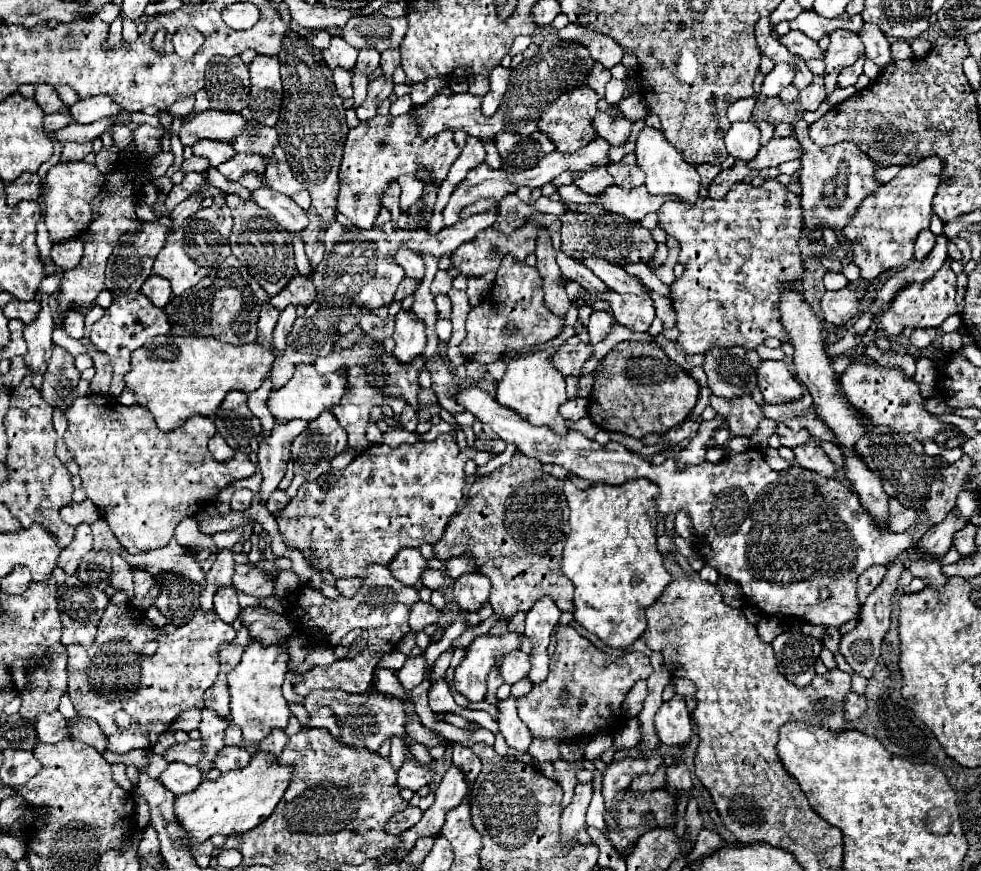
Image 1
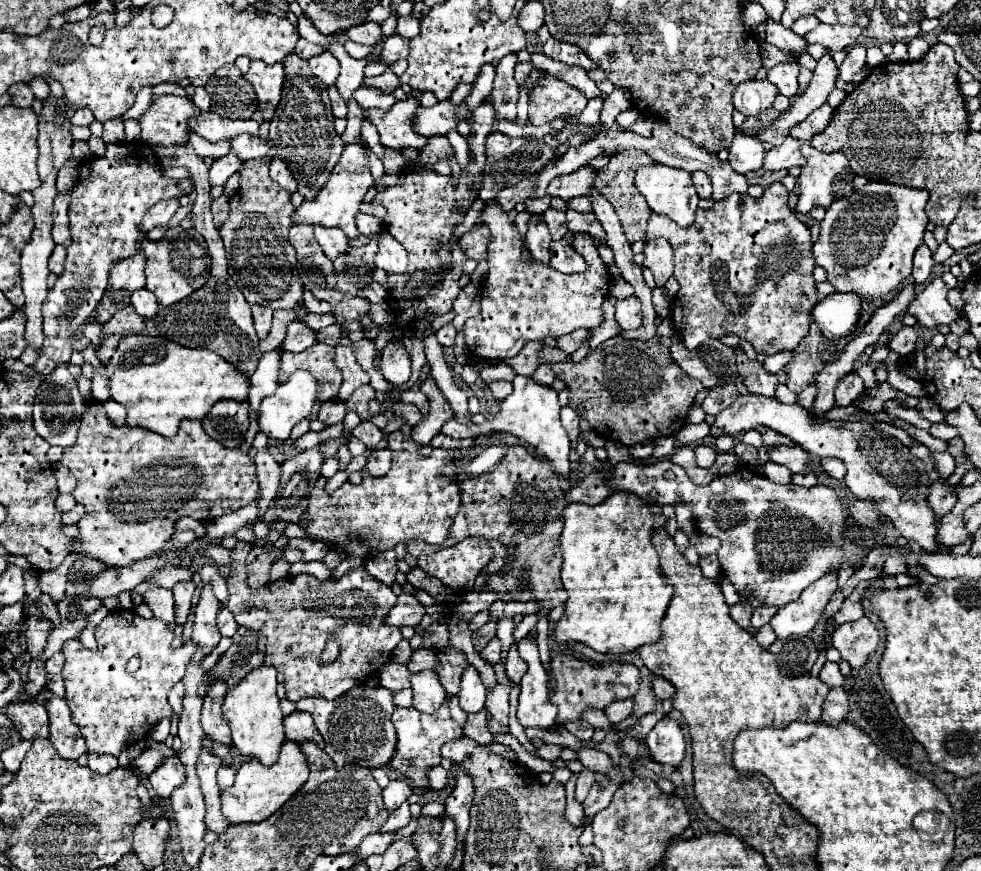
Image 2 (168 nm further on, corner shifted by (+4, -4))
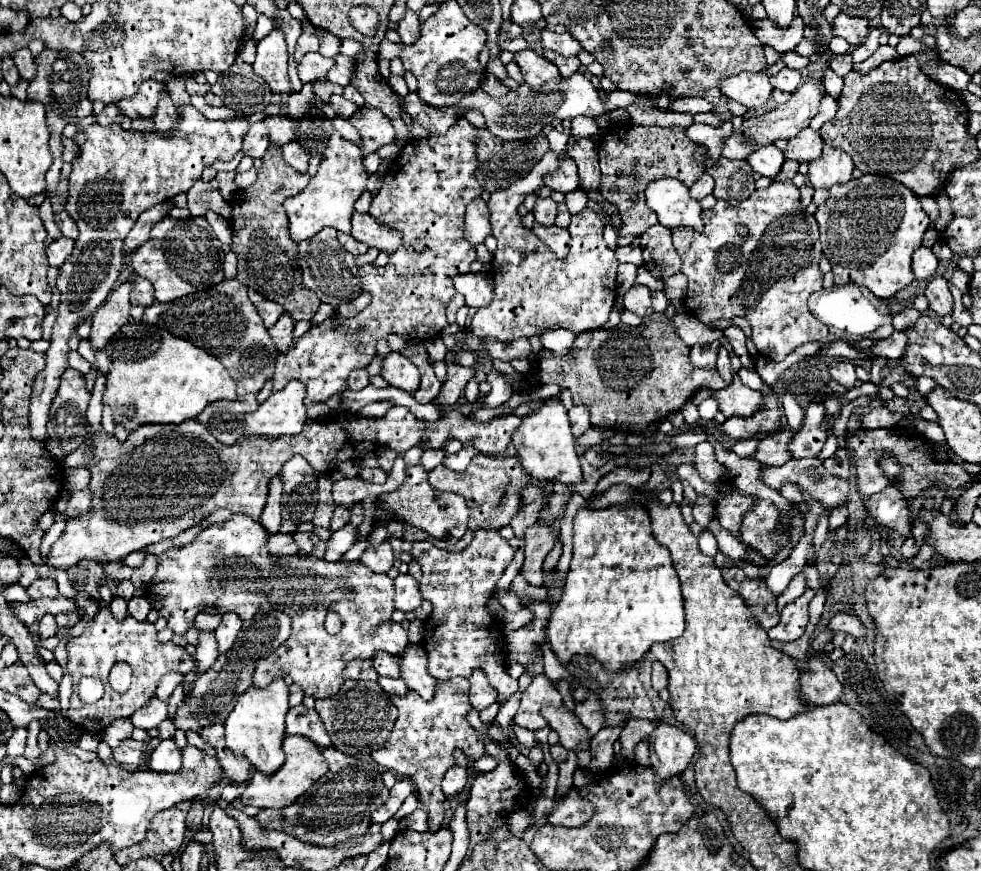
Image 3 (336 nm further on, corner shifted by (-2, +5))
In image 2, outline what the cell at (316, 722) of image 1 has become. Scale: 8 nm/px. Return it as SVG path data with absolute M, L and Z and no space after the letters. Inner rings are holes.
M292 713L288 717L284 717L284 731L286 731L286 739L294 741L294 743L304 743L304 741L314 741L318 747L322 747L322 735L318 733L318 729L314 727L314 721L310 715L306 713Z

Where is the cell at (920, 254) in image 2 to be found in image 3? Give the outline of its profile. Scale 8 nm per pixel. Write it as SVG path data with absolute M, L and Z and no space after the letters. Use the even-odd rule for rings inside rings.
M920 246L914 256L912 256L912 270L914 276L920 280L928 280L938 268L938 258L934 256L934 252L926 246Z

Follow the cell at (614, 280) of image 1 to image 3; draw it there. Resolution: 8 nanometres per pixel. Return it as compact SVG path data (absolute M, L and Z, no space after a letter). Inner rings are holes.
M534 224L532 230L536 232L536 236L560 258L564 260L568 256L568 250L570 250L570 234L568 234L568 228L560 228L560 226L540 226L540 224Z

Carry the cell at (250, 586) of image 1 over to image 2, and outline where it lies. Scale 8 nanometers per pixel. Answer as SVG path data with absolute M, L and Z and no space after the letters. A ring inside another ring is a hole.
M252 547L248 555L248 587L260 589L270 581L270 567L282 557L282 549L266 551L264 547Z

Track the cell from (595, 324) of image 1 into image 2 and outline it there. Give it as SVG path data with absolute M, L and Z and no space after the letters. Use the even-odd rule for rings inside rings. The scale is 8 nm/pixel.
M584 329L572 331L570 335L564 335L562 339L556 339L556 347L560 351L564 351L566 355L572 355L580 347L580 343L586 339L586 335L588 335L588 331L584 331Z

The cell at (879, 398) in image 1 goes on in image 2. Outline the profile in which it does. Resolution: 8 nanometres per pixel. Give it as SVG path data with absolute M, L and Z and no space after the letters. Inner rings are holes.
M850 373L846 375L846 379L838 381L838 387L834 391L836 395L836 403L838 405L854 405L864 393L864 381L860 379L858 373Z

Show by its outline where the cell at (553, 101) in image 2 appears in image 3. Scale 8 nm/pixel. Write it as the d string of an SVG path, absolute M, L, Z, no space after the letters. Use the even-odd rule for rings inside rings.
M534 50L516 52L516 54L514 54L514 60L516 60L516 64L520 66L526 84L528 84L530 88L534 88L534 90L540 90L544 82L550 82L550 80L560 82L560 80L562 80L558 68L556 68L552 62L548 62L544 56L536 54Z

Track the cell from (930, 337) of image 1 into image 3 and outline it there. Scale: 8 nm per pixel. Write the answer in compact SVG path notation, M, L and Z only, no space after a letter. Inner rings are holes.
M894 330L888 338L878 340L878 342L874 344L872 354L876 354L876 356L886 356L886 358L896 360L896 358L900 358L900 356L904 354L906 346L908 346L908 336L904 334L904 330Z

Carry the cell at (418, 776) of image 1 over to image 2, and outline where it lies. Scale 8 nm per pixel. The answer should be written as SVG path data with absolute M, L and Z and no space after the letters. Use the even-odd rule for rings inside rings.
M396 779L396 781L390 781L388 783L388 787L382 791L382 795L384 795L384 803L386 803L386 809L392 813L392 811L396 811L410 795L412 795L414 791L412 791L412 787L410 787L410 783L406 781L406 779Z

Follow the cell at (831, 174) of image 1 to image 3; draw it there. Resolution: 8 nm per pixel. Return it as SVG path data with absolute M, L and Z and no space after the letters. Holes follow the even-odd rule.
M824 146L822 156L810 162L808 180L810 180L812 188L830 190L834 184L850 182L852 170L854 170L854 162L846 152Z

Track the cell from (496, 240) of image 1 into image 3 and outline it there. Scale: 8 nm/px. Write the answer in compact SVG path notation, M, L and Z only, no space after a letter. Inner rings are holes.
M476 198L470 206L468 206L468 214L466 214L466 228L464 228L464 236L468 238L470 244L480 244L486 240L486 236L490 234L490 212L488 206L482 198Z

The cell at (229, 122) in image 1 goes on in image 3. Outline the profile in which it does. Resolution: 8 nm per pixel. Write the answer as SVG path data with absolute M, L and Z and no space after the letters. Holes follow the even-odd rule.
M146 80L146 82L142 82L138 94L132 100L126 98L124 102L116 102L116 106L132 120L134 118L154 118L162 90L166 90L164 82Z

